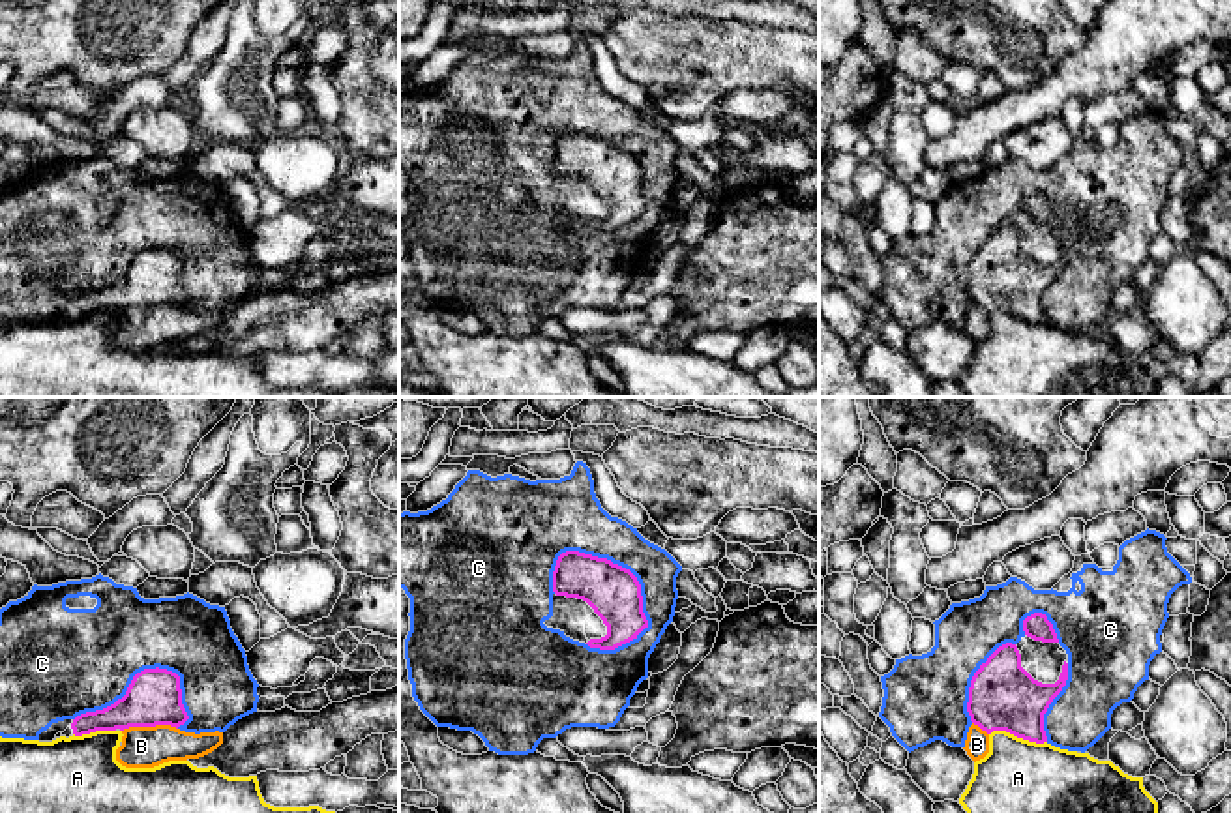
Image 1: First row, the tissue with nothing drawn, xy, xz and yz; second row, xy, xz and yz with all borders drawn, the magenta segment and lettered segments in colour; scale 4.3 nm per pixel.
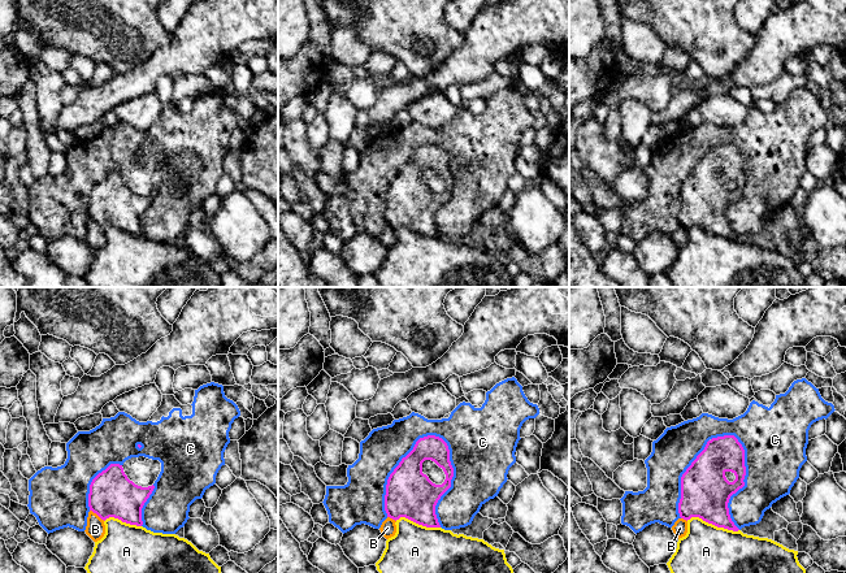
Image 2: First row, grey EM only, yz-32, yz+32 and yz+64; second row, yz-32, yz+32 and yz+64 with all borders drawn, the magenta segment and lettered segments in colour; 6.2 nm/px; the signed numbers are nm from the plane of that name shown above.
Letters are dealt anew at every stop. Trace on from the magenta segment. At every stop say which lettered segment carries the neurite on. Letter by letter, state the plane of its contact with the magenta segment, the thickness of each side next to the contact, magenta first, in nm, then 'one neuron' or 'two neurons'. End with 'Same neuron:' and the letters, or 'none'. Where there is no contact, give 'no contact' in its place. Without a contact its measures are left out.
A: yz | 300/320 nm | two neurons
B: xy | 240/180 nm | one neuron
C: xz | 220/220 nm | two neurons
Same neuron: B

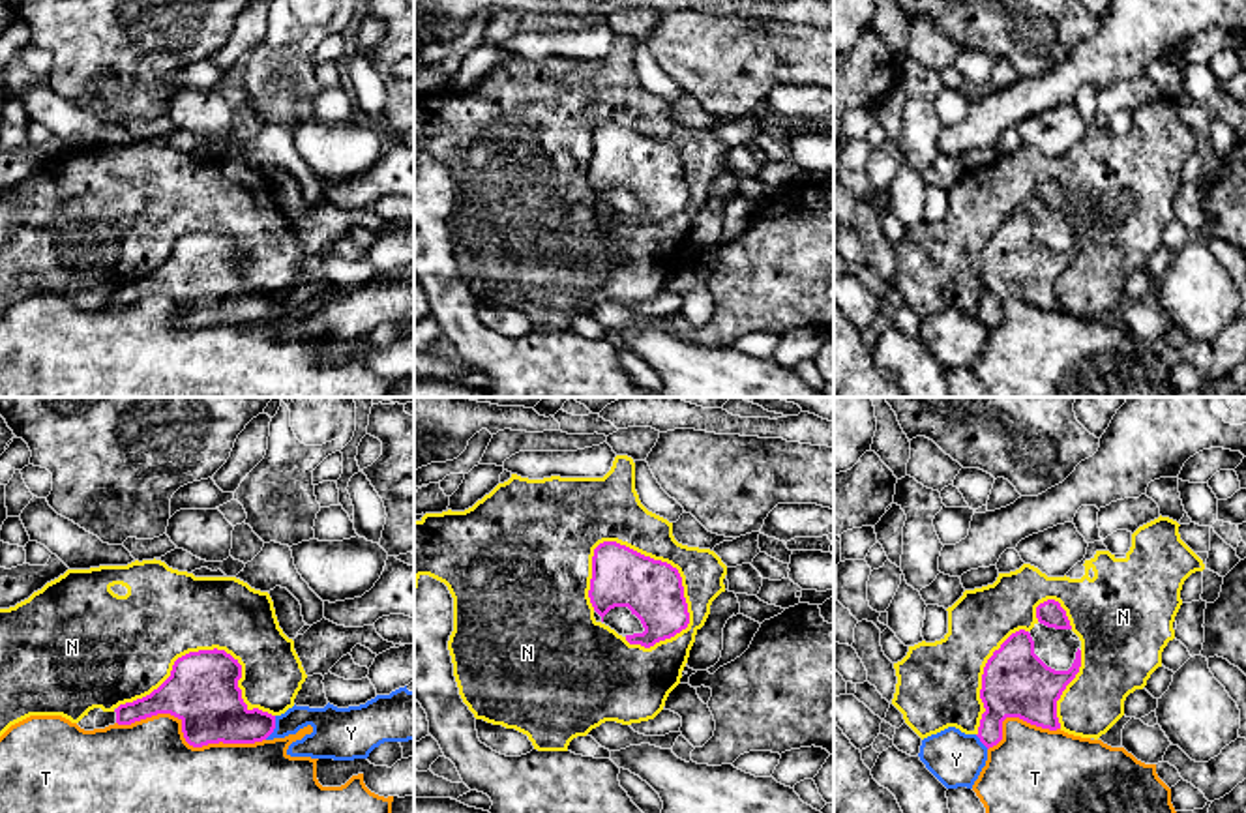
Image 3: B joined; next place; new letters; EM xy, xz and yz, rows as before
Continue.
N: xz | 260/200 nm | two neurons
T: xy | 300/400 nm | two neurons
Y: xy | 240/180 nm | two neurons
Same neuron: none

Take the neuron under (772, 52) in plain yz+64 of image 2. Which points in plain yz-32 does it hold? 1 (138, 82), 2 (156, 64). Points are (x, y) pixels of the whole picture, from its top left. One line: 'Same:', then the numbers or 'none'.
Same: 1, 2

